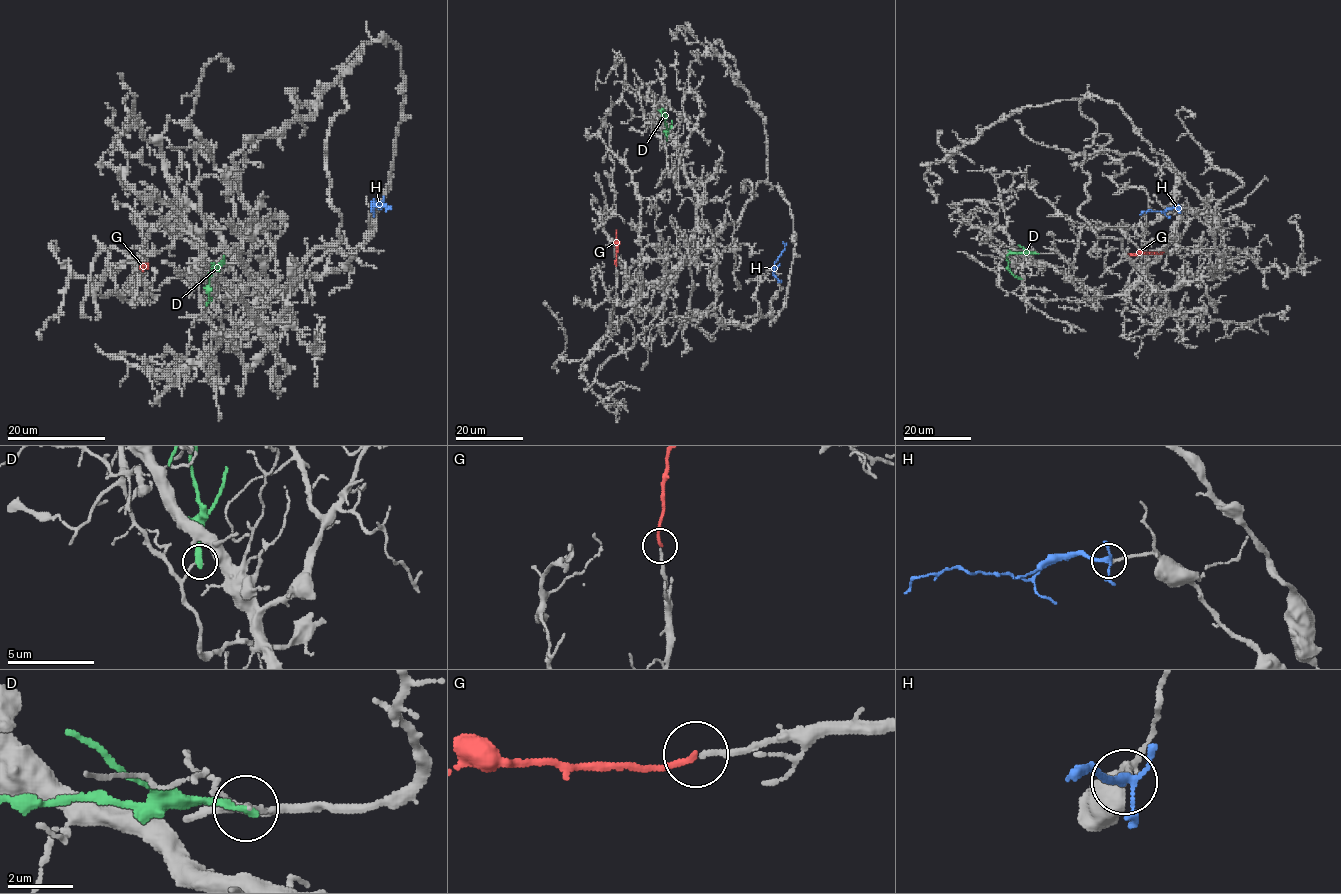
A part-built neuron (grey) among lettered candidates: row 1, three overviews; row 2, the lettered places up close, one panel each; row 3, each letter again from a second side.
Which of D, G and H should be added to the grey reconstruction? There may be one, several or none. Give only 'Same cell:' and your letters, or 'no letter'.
Same cell: G, H

